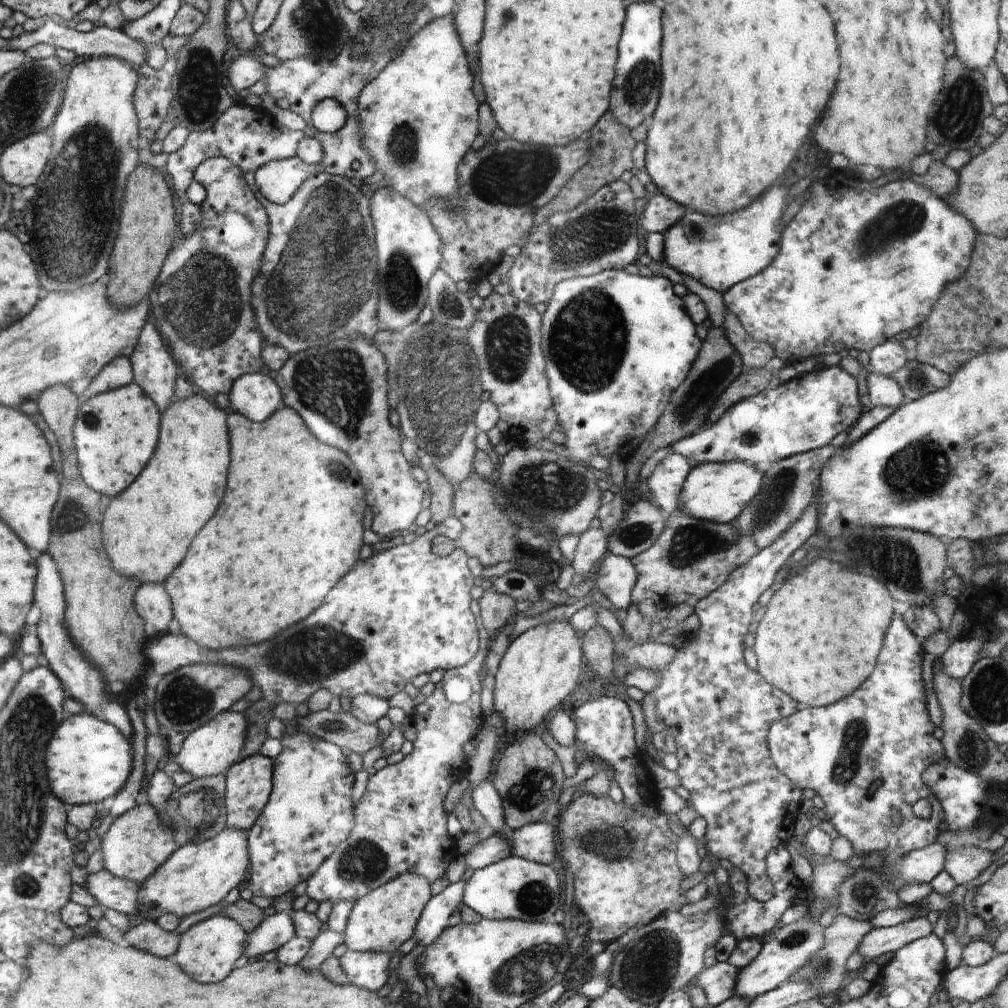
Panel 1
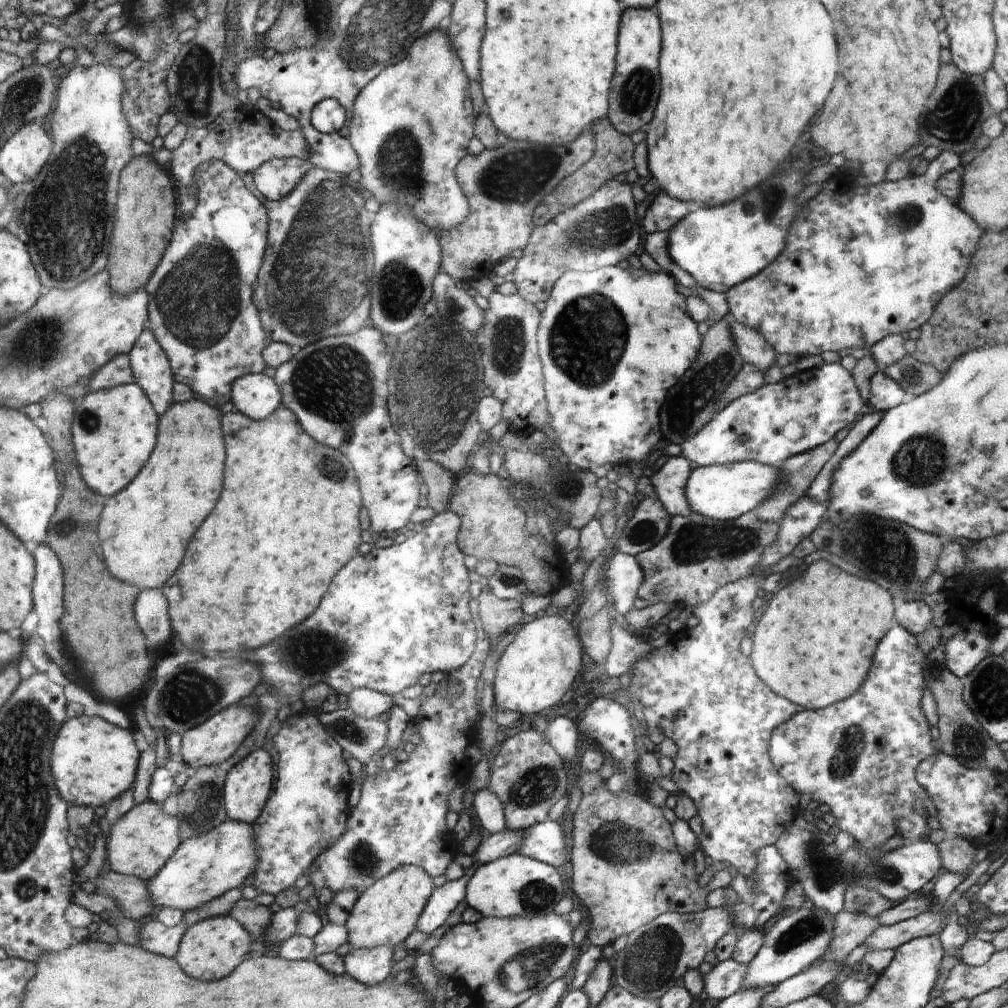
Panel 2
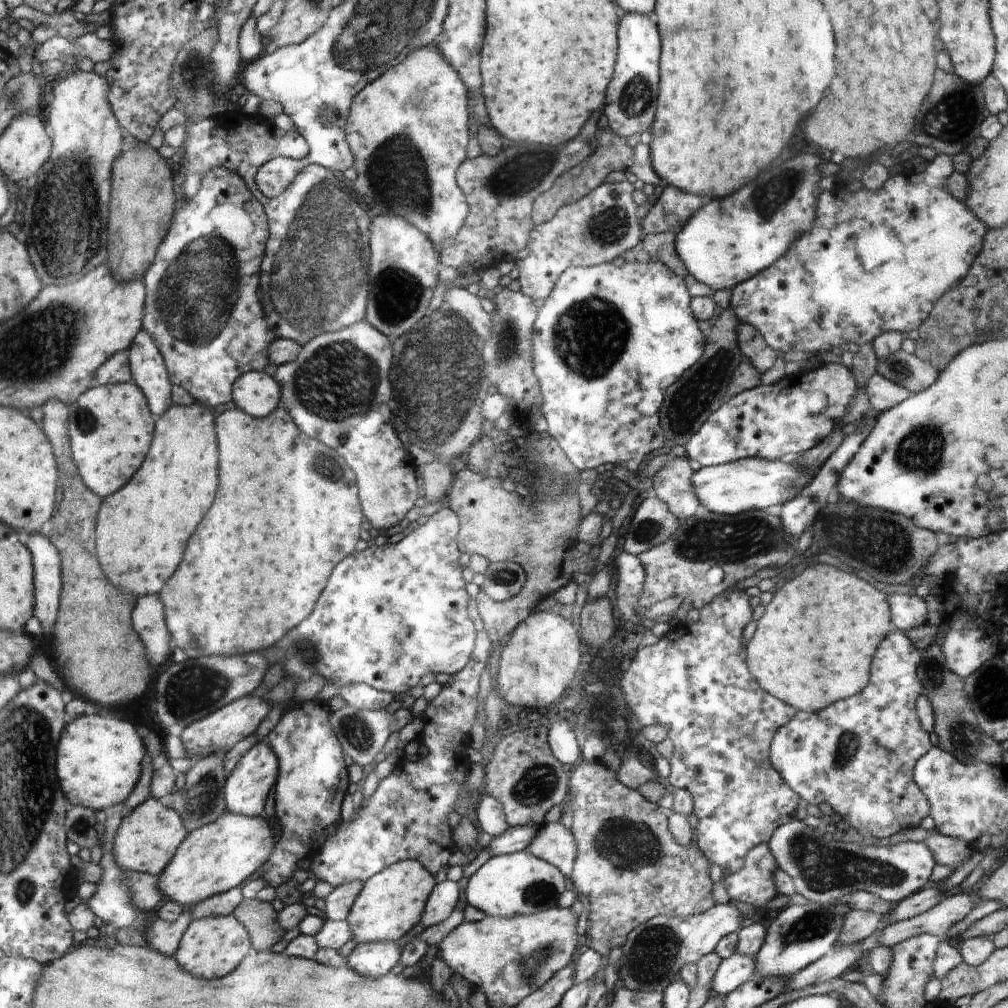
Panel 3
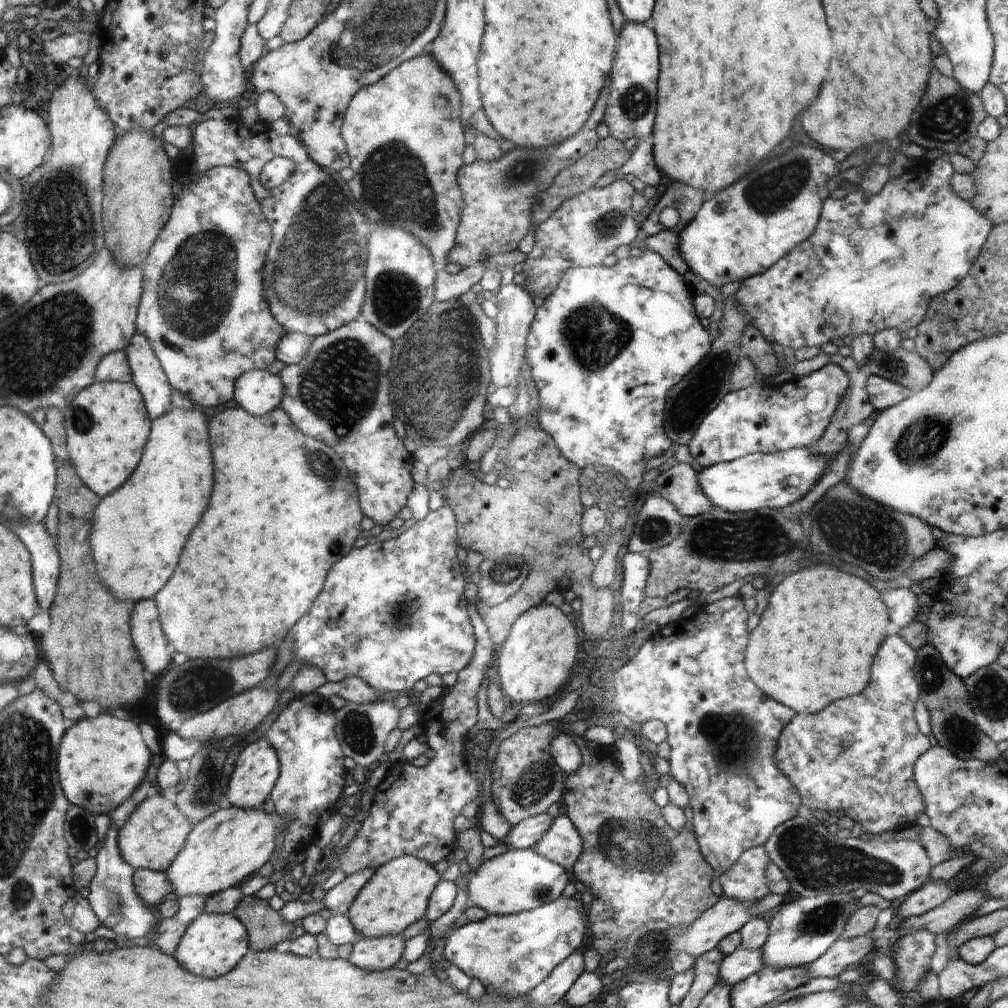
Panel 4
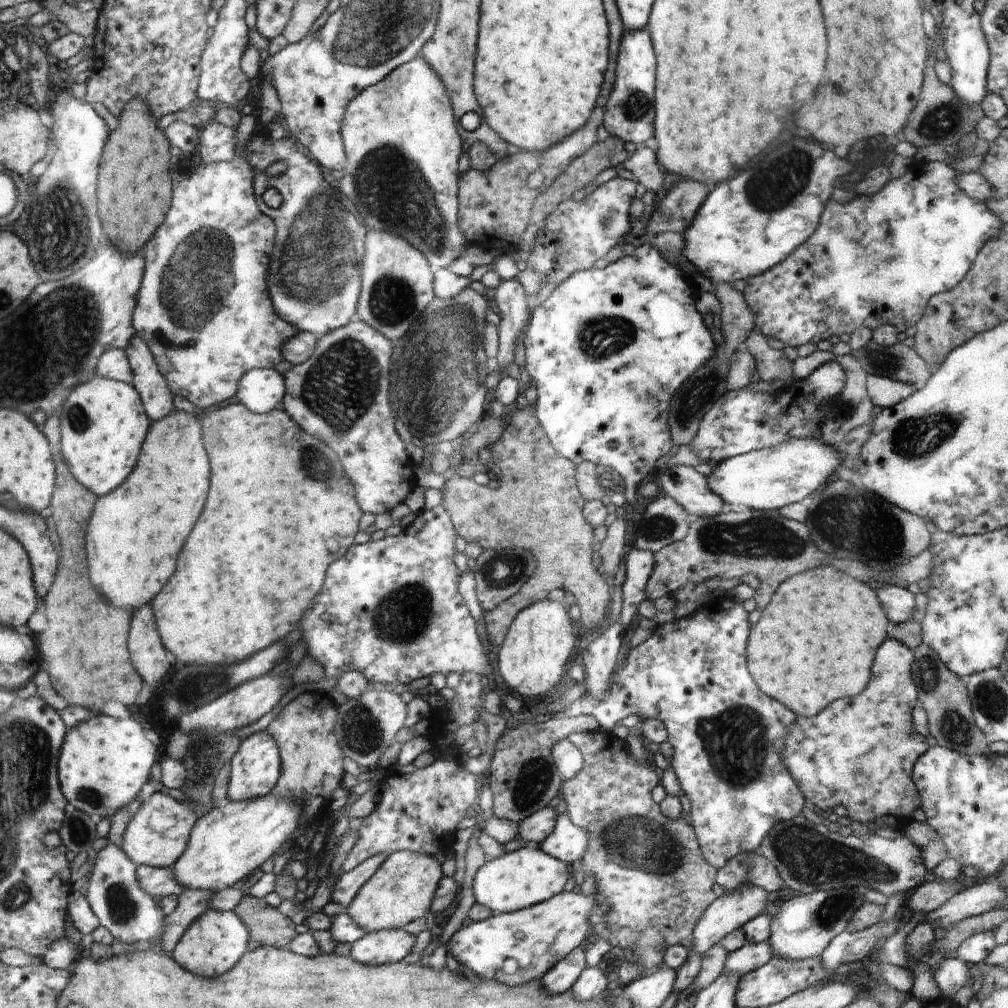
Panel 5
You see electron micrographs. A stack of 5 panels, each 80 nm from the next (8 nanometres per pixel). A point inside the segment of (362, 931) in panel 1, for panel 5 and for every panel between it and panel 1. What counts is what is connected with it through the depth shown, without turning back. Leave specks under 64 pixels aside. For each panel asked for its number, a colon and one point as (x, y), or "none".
2: (387, 912)
3: (390, 904)
4: (396, 895)
5: (402, 888)

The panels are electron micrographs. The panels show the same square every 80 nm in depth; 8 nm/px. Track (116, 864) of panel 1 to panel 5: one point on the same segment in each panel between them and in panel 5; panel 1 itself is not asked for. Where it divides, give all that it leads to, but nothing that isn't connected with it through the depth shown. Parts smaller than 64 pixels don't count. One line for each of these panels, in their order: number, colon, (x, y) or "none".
2: (145, 838)
3: (148, 836)
4: (151, 838)
5: (157, 836)

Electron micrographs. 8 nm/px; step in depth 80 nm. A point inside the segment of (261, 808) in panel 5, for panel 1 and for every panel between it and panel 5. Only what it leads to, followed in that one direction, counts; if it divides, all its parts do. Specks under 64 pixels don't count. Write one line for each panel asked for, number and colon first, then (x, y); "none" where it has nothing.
1: (196, 877)
2: (204, 868)
3: (211, 860)
4: (224, 849)

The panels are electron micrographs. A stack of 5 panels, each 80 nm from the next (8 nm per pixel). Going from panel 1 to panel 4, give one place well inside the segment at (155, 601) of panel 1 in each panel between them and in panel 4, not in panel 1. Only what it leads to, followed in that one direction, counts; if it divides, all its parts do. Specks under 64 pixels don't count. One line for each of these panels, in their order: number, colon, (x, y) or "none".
2: (145, 528)
3: (142, 529)
4: (140, 529)

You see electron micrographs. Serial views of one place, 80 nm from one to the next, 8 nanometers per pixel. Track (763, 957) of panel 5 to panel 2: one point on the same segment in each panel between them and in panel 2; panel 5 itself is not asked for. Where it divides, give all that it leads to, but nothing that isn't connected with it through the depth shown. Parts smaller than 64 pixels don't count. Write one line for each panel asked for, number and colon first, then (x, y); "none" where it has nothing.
2: (727, 977)
3: (736, 969)
4: (742, 963)

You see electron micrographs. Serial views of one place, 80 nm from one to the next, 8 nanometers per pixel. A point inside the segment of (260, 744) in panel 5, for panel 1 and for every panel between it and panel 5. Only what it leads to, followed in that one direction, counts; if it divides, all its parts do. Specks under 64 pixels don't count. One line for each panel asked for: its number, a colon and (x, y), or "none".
1: (249, 783)
2: (248, 783)
3: (246, 788)
4: (257, 768)

